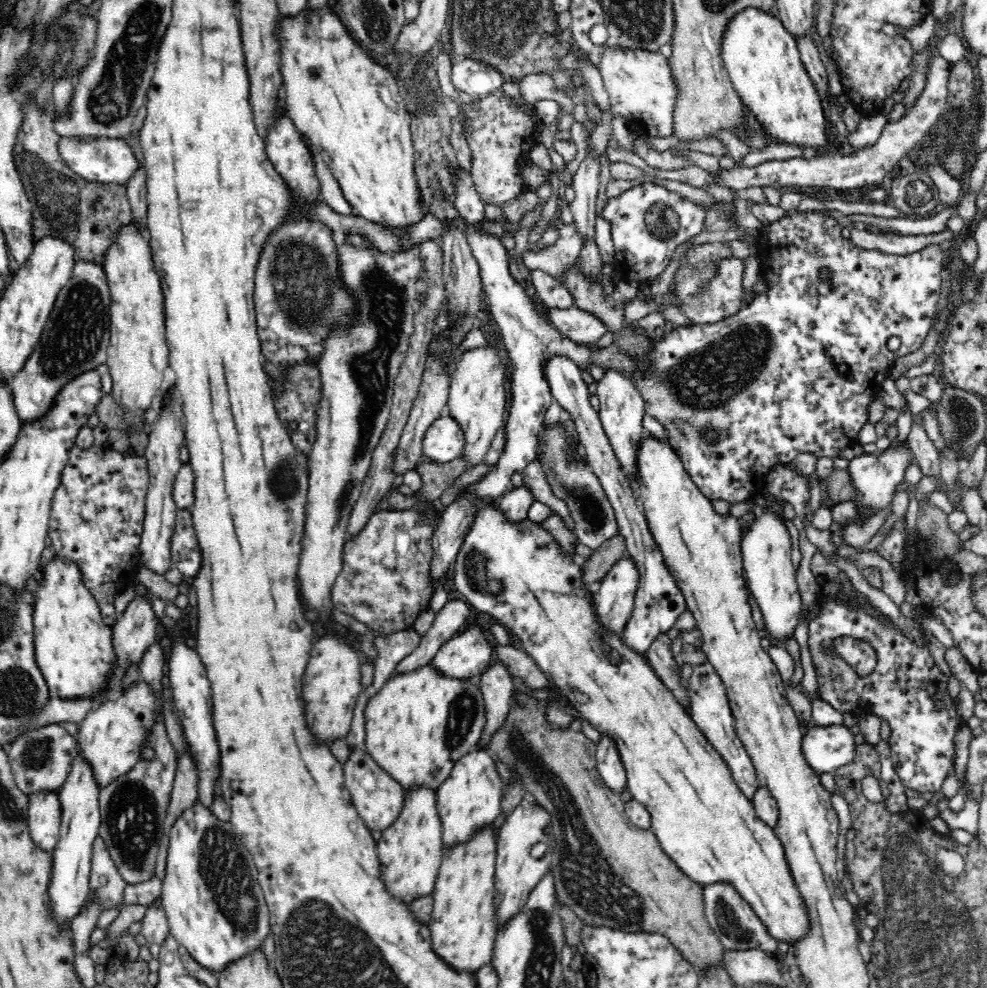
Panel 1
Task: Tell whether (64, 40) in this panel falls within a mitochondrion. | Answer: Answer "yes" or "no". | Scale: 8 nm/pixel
yes

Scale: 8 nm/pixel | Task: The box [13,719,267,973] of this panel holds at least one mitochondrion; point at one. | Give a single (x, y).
(222, 865)

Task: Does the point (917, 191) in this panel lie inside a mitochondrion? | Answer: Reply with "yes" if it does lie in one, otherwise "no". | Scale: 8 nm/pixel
yes

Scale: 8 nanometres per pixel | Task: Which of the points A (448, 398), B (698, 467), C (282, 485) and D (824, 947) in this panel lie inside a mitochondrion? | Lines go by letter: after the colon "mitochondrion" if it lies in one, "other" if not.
A: other
B: other
C: mitochondrion
D: other

